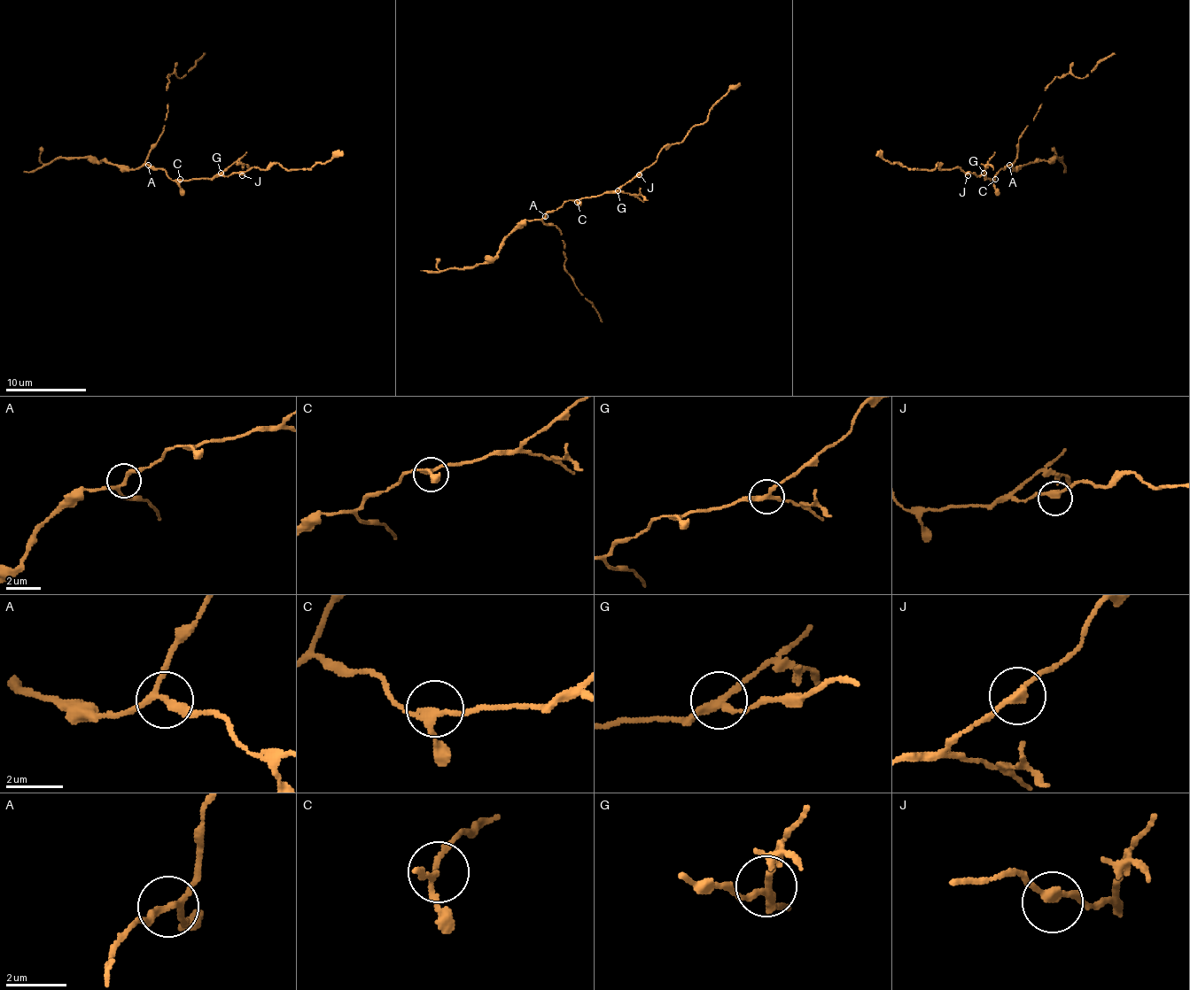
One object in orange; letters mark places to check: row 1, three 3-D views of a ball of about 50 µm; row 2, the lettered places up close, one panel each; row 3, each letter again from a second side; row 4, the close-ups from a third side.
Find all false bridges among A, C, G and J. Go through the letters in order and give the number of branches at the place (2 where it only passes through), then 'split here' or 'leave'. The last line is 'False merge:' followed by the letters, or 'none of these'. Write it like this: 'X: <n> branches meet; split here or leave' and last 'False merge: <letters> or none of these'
A: 3 branches meet; leave
C: 3 branches meet; leave
G: 3 branches meet; split here
J: 2 branches meet; leave
False merge: G

